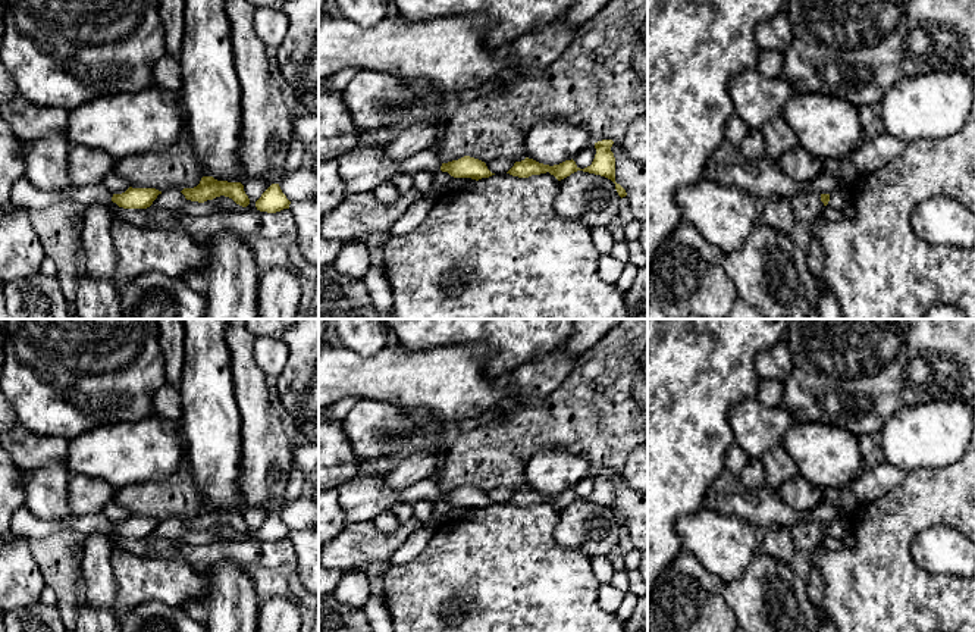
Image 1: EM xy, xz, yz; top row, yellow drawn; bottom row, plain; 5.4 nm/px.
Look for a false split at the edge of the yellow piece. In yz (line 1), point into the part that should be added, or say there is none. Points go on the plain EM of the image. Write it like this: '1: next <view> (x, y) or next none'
1: next none

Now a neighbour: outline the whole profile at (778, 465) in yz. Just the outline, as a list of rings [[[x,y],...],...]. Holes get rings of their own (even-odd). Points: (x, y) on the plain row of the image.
[[[783,445],[768,450],[761,457],[761,462],[766,473],[765,484],[772,488],[778,488],[789,479],[793,479],[799,475],[791,456],[783,448]]]

